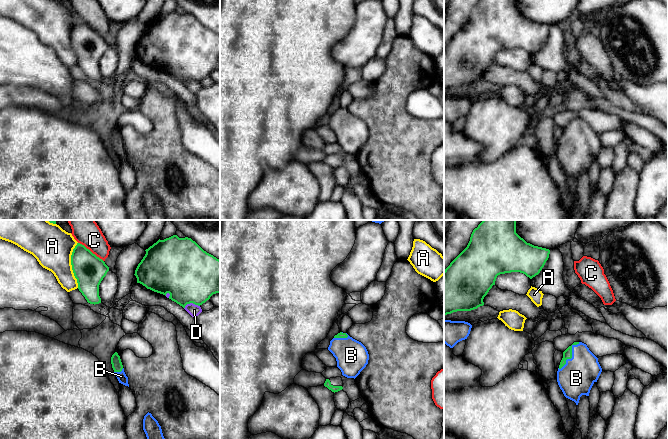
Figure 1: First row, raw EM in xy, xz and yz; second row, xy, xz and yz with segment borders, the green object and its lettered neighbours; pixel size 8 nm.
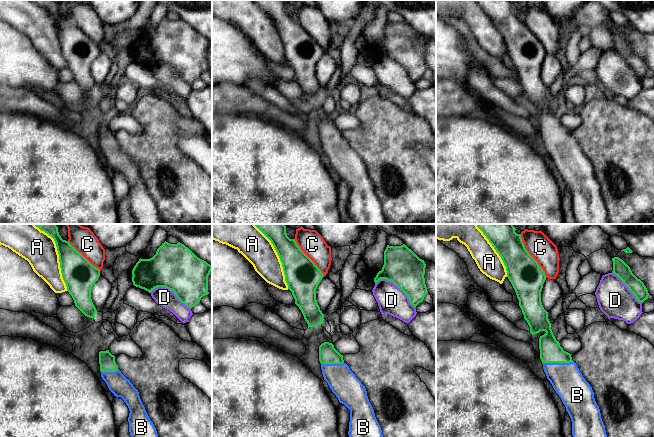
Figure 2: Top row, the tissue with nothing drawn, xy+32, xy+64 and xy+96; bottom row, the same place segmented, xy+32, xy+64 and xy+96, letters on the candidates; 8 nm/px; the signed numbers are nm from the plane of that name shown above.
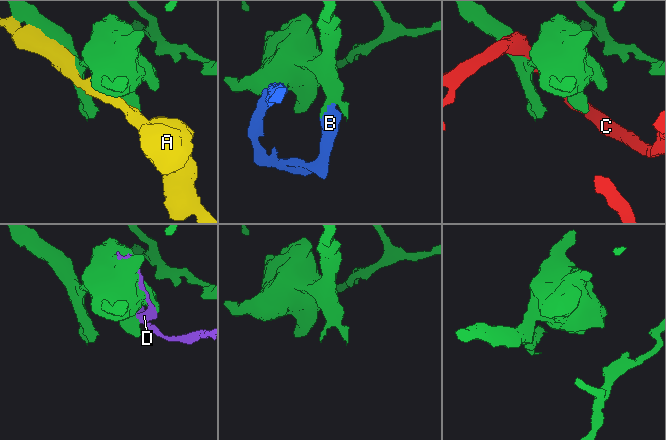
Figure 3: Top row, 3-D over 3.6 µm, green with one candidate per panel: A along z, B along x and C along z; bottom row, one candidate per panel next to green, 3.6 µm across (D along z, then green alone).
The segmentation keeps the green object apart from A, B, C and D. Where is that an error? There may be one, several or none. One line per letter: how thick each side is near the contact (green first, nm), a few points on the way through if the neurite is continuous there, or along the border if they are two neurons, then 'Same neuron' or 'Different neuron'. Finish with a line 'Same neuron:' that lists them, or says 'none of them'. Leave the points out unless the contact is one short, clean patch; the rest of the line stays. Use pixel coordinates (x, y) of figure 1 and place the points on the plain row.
A: Thickness 260 nm (green) against 320 nm. Different neuron
B: Thickness 80 nm (green) against 280 nm. Path across: yz (567, 130), (571, 131), (576, 136), (576, 154). Same neuron
C: Thickness 260 nm (green) against 190 nm. Different neuron
D: Thickness 460 nm (green) against 100 nm. Different neuron
Same neuron: B

